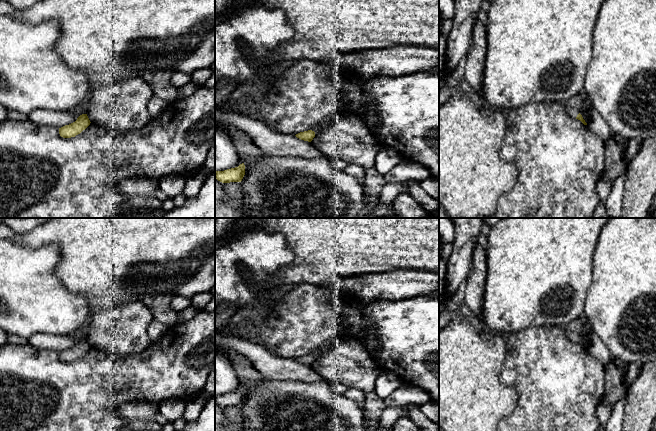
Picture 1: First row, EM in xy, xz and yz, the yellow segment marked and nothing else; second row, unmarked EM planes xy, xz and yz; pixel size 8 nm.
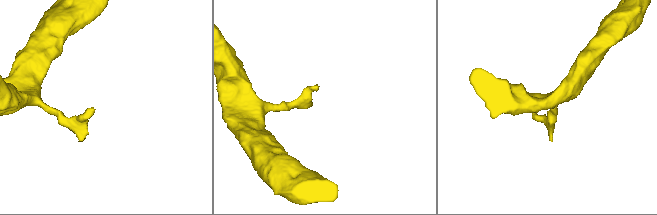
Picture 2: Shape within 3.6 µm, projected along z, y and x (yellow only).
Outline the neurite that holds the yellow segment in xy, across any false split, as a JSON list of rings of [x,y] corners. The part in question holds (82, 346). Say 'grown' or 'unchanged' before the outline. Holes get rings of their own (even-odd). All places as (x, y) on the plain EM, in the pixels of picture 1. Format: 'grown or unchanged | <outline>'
unchanged | [[[87,338],[80,339],[77,344],[69,349],[59,352],[59,358],[63,362],[71,362],[80,358],[90,349],[90,344]]]

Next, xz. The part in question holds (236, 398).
unchanged | [[[244,387],[235,392],[227,393],[224,395],[215,395],[215,402],[222,407],[241,406],[244,399]]]

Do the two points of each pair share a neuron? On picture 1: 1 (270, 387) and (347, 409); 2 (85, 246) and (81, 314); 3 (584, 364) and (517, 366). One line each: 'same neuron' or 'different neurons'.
1: same neuron
2: different neurons
3: same neuron

